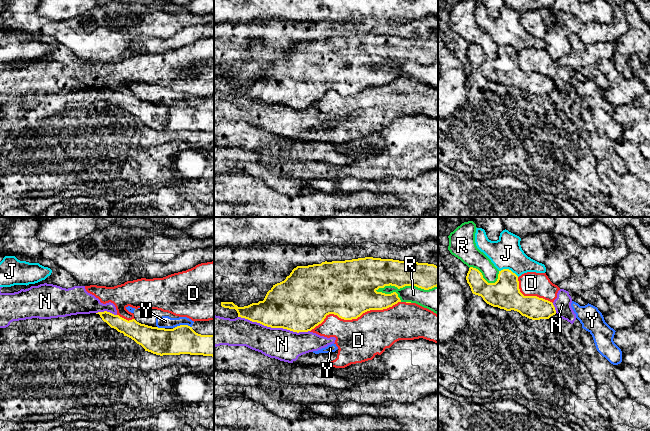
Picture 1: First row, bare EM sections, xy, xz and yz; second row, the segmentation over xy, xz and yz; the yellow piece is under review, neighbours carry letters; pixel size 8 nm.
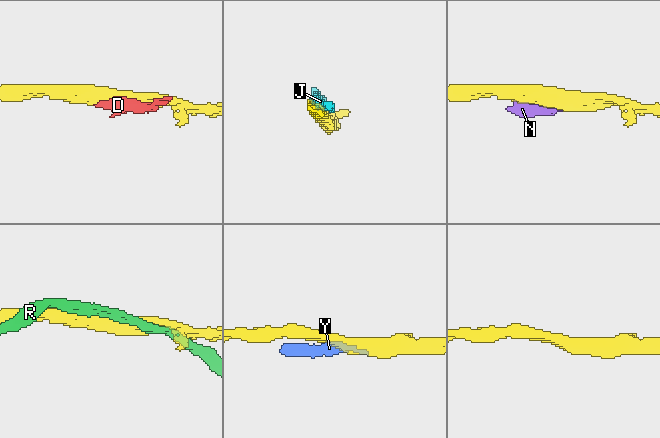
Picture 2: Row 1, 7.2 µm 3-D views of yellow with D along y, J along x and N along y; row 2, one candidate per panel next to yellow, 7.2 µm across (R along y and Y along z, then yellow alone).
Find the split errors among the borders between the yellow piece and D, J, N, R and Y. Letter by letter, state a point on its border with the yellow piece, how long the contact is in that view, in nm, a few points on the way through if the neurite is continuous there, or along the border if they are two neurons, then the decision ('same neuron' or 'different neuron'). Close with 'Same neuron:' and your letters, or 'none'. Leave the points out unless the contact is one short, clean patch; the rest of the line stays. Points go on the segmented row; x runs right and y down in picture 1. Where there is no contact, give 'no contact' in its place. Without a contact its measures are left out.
D: meets yellow in xz at (354, 318); contact 750 nm long; different neuron
J: meets yellow in yz at (508, 269); contact 170 nm long; different neuron
N: meets yellow in xz at (274, 327); contact 600 nm long; different neuron
R: meets yellow in xz at (406, 285); contact 500 nm long; different neuron
Y: meets yellow in xy at (183, 325); contact 140 nm long; different neuron
Same neuron: none

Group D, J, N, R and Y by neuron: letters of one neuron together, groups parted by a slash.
D N / J / R / Y

